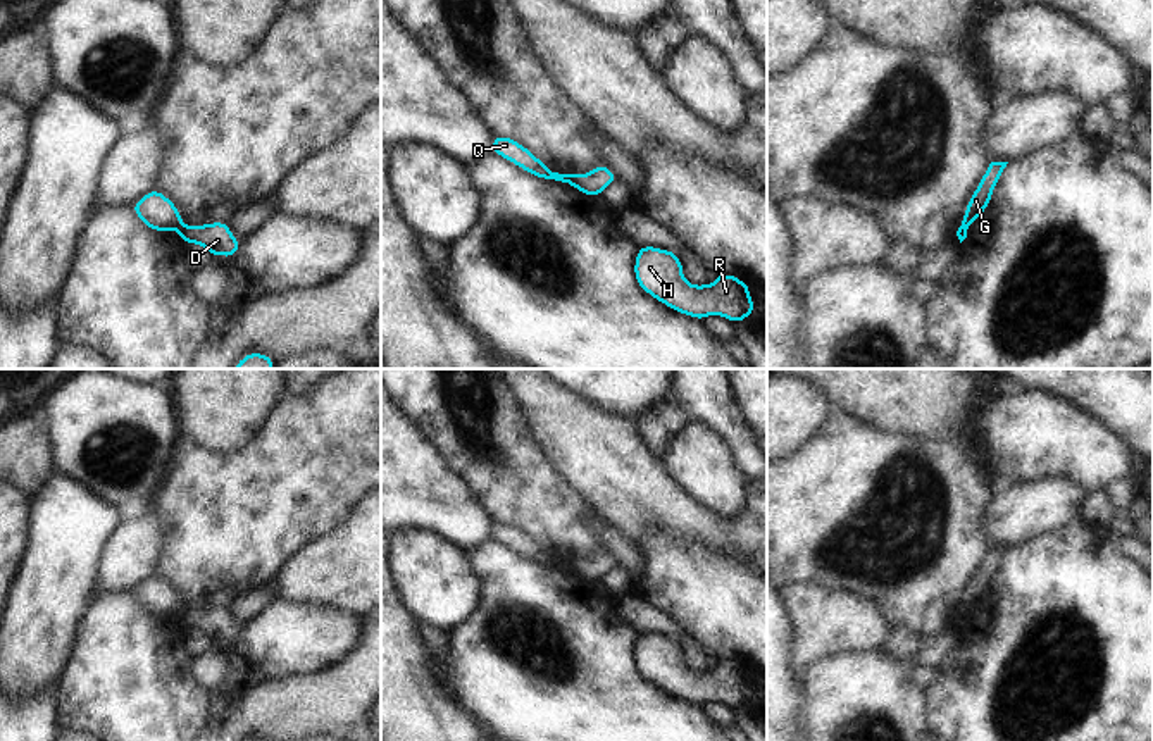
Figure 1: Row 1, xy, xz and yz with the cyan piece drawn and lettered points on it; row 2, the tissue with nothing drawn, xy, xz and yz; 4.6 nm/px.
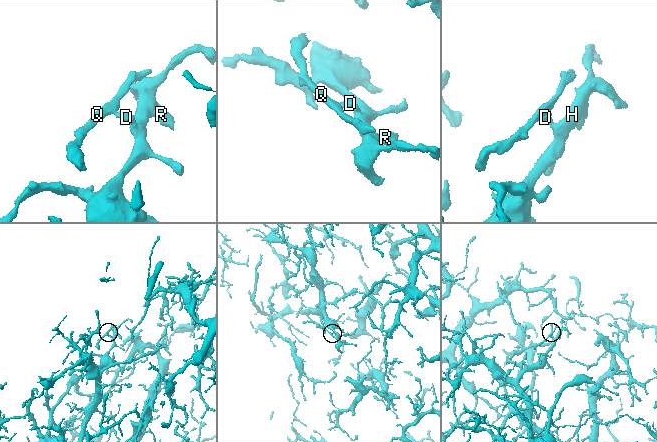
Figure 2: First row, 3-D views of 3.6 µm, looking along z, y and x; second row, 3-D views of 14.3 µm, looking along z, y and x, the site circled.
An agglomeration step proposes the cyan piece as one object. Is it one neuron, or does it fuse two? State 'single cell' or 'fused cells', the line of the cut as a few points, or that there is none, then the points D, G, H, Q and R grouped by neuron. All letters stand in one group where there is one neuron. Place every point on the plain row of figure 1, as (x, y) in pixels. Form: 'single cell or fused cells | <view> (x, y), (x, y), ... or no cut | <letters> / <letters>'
fused cells | xz (566, 562), (569, 567) | D H R / G Q

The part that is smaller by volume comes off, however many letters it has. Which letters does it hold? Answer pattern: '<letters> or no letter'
G, Q

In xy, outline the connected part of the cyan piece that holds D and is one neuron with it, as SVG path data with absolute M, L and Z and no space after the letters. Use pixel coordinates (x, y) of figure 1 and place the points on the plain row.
M212 608L202 612L183 612L179 615L183 629L196 629L210 641L234 643L240 626L233 622L227 608Z

